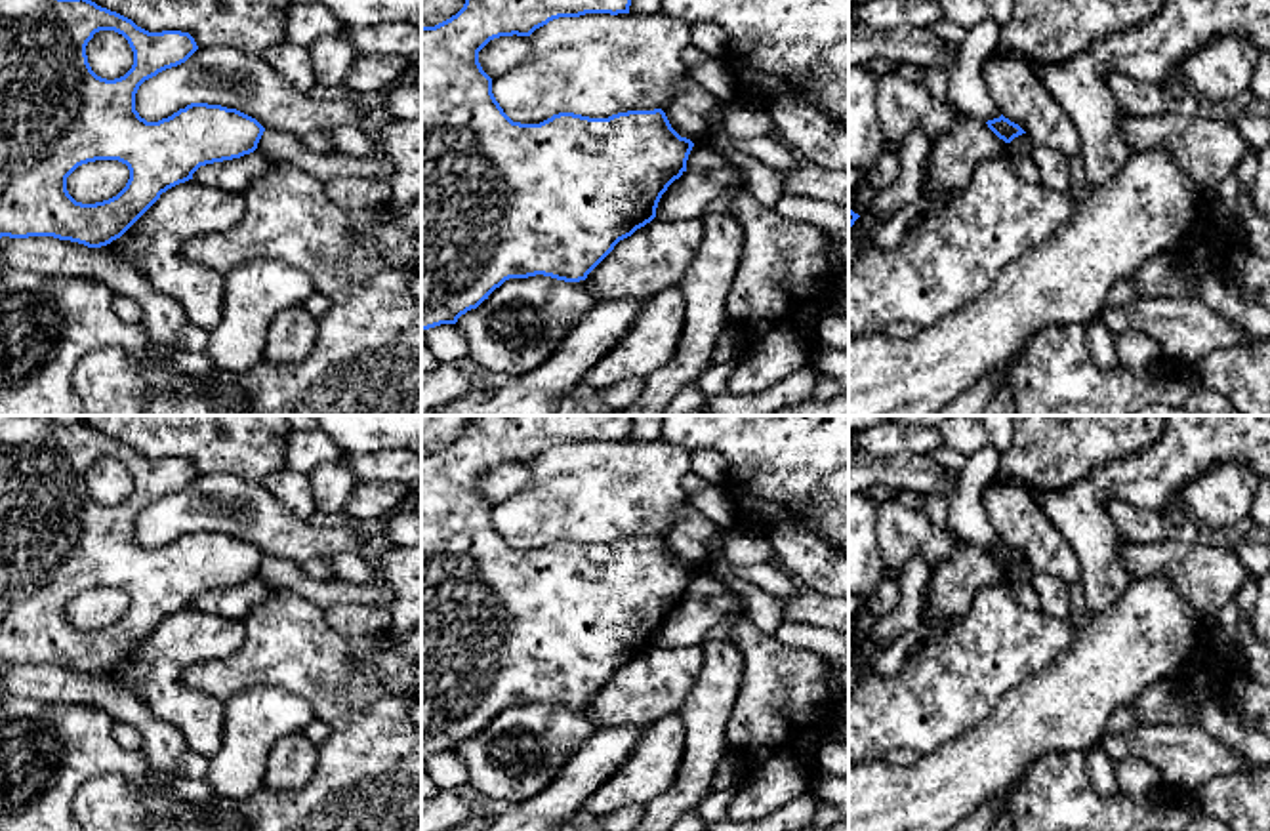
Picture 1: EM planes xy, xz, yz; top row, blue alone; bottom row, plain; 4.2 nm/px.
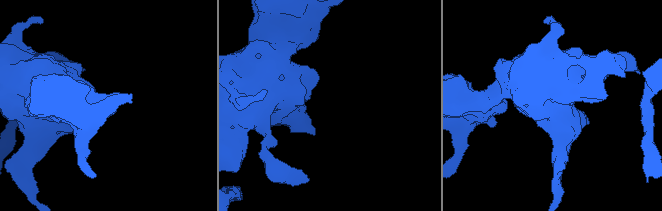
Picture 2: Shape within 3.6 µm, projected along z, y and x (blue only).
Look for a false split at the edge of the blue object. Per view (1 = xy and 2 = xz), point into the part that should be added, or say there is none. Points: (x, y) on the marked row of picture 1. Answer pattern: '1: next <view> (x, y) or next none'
1: next none
2: next none

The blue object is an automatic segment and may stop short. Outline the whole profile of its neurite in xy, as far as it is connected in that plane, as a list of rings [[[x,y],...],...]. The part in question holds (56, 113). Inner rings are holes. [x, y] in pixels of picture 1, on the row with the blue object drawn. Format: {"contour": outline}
{"contour": [[[0,0],[0,238],[53,236],[88,248],[107,246],[120,238],[162,193],[193,179],[200,166],[254,152],[265,128],[236,109],[191,103],[158,122],[147,122],[135,111],[139,86],[158,72],[185,63],[196,50],[198,46],[189,32],[149,32],[92,0]],[[99,30],[122,34],[133,51],[133,65],[120,78],[101,78],[88,63],[86,46]],[[95,160],[126,164],[130,179],[109,200],[76,202],[67,191],[67,177],[78,166]]]}

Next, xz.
{"contour": [[[465,0],[463,8],[450,19],[421,27],[421,332],[456,324],[461,314],[477,309],[488,295],[509,278],[536,274],[564,282],[585,280],[587,274],[614,250],[656,217],[656,208],[667,187],[686,172],[686,160],[694,143],[681,137],[662,109],[627,111],[608,118],[589,118],[574,112],[559,112],[540,124],[513,122],[492,93],[492,78],[479,63],[479,51],[500,36],[530,36],[536,29],[559,17],[580,17],[585,13],[629,13],[631,0]]]}

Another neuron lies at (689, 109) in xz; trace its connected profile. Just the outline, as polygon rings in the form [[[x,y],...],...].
[[[686,78],[673,97],[662,107],[671,128],[696,143],[704,137],[711,112],[717,109],[719,99],[706,88]]]

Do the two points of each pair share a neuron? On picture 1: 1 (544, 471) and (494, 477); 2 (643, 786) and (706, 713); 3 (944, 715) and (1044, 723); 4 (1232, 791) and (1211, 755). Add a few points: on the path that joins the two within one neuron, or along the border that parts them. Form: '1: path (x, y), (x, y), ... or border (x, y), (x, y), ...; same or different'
1: border (529, 464), (529, 483), (496, 504); different
2: border (677, 713), (685, 730), (685, 749), (674, 780); different
3: border (1017, 687), (1007, 690), (983, 721), (948, 742); different
4: border (1248, 769), (1209, 778), (1196, 790); different

